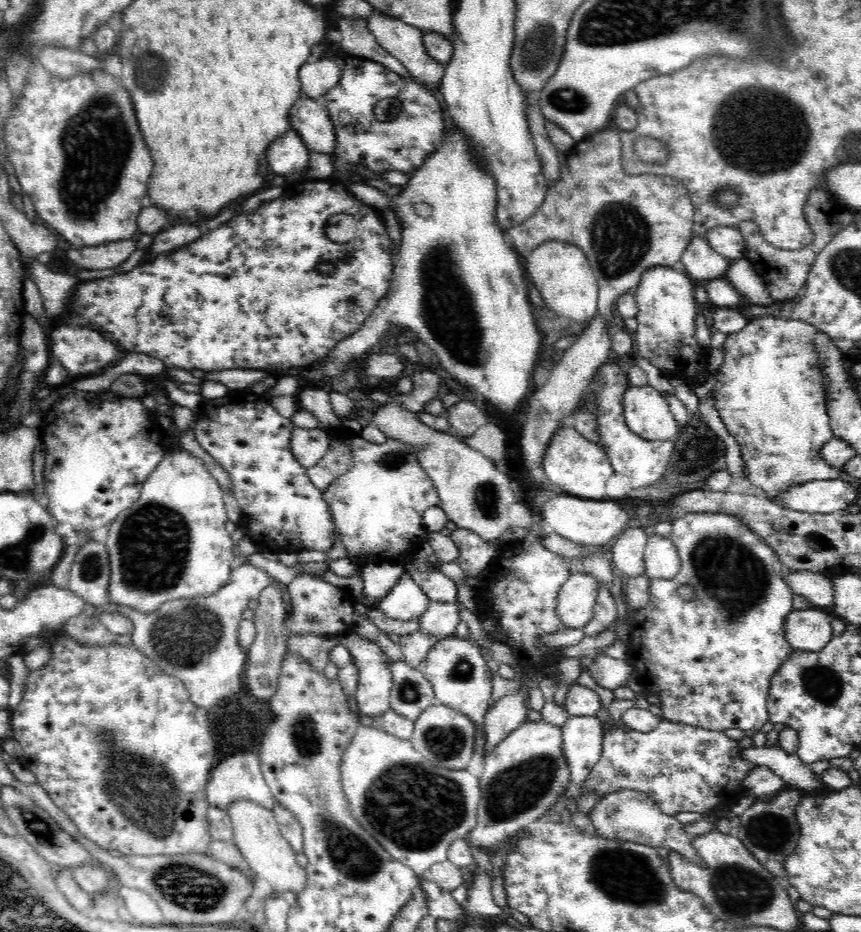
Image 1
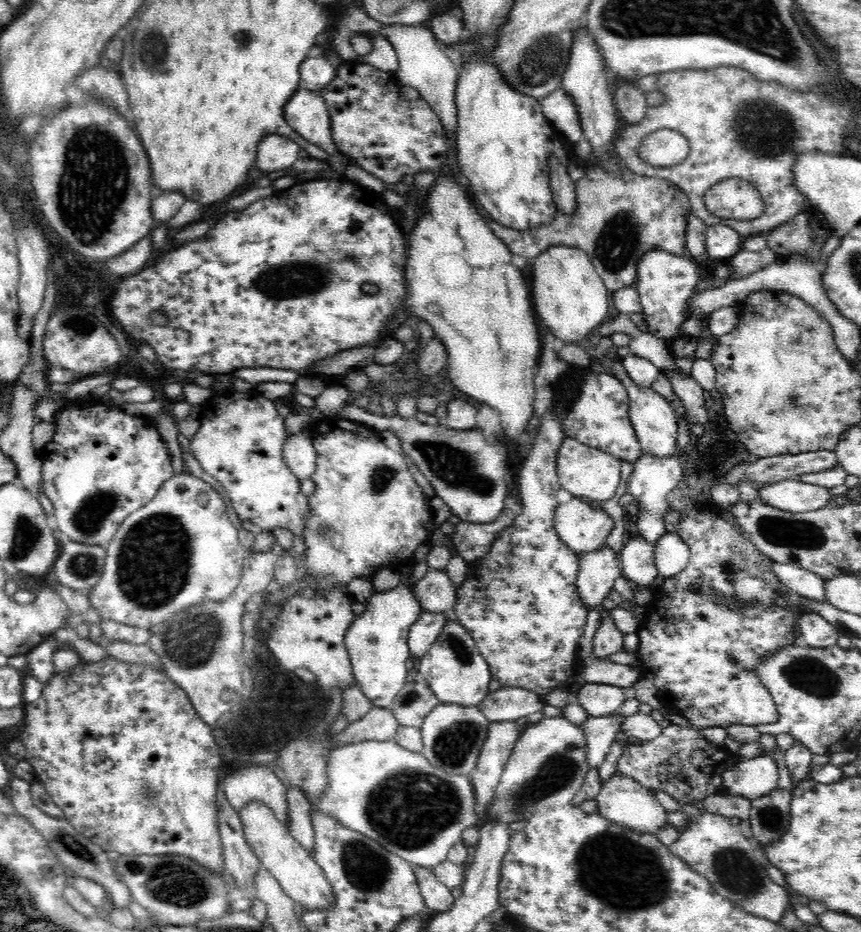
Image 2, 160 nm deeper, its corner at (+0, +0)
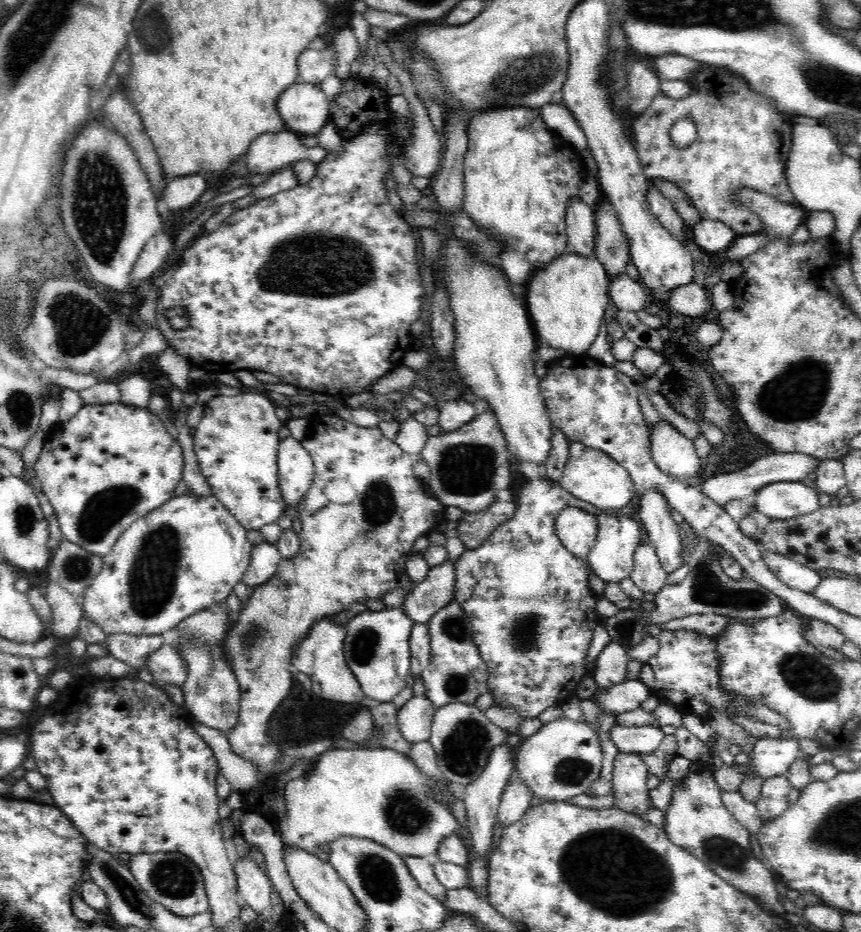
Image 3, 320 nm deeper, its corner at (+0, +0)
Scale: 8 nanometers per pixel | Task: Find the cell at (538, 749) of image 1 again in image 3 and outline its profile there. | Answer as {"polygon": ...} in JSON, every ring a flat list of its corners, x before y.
{"polygon":[[565,717,543,725,536,734,524,739,514,753,515,770,518,771,518,777,530,788,533,800,544,798,545,803,570,802,576,796,585,794,600,778,600,772,602,772,602,746,595,728,582,722,573,722]]}

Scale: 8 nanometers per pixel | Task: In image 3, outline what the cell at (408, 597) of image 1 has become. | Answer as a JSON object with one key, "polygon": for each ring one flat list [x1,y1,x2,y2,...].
{"polygon":[[385,607,379,611,363,611,349,620,344,641,348,667,361,685,366,700,390,702,407,688,406,678,411,670,409,640,412,619,401,609]]}

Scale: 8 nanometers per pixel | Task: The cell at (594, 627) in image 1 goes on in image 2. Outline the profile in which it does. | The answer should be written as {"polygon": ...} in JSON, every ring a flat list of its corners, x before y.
{"polygon":[[602,607,602,624,596,630,593,638,594,660,609,661,609,656,623,650,625,634,615,625,609,610]]}

